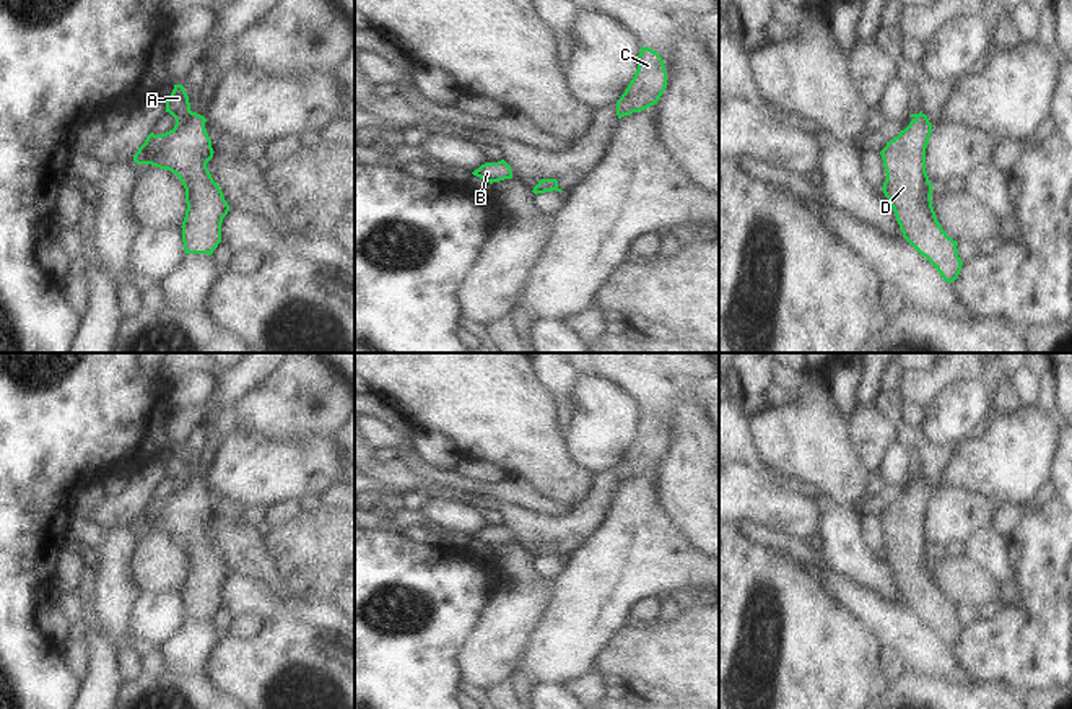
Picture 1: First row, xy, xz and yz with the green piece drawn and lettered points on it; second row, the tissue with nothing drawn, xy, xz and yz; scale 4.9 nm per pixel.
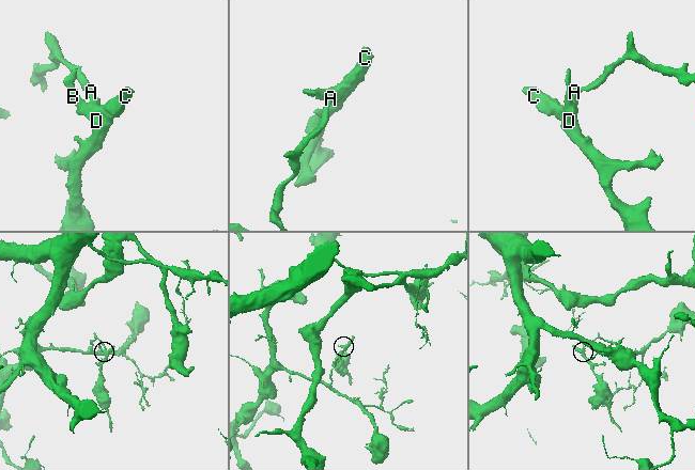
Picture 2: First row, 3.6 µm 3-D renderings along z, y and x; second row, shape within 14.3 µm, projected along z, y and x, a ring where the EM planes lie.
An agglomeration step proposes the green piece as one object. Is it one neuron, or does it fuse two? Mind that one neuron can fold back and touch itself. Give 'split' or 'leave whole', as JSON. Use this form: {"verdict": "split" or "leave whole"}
{"verdict": "split"}

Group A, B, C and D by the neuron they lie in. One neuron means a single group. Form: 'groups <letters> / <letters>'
groups A / B C D

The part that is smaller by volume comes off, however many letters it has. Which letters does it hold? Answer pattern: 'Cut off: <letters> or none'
Cut off: B, C, D

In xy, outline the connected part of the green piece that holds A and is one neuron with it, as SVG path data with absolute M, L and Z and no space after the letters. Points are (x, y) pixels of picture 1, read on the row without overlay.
M174 449L171 460L166 465L166 476L169 476L176 488L182 488L192 481L189 460L182 449Z

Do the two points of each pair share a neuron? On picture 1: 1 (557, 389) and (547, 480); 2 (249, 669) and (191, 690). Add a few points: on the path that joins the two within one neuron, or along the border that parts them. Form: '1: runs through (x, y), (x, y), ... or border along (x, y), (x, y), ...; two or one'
1: border along (532, 369), (540, 387), (555, 402); two
2: border along (204, 672), (220, 691); two

